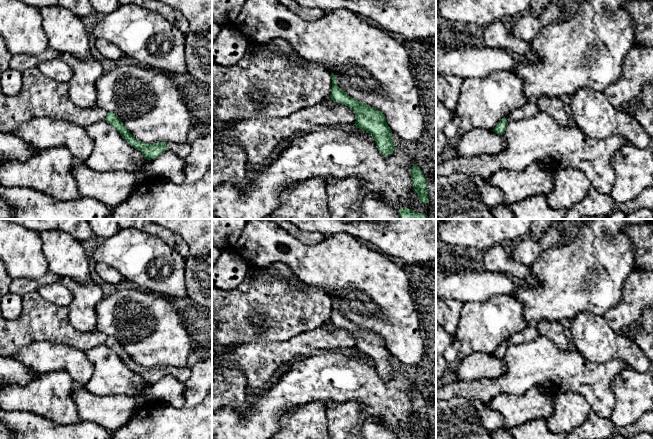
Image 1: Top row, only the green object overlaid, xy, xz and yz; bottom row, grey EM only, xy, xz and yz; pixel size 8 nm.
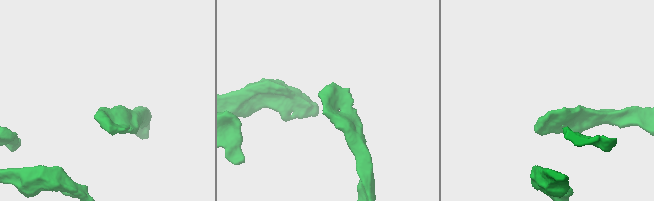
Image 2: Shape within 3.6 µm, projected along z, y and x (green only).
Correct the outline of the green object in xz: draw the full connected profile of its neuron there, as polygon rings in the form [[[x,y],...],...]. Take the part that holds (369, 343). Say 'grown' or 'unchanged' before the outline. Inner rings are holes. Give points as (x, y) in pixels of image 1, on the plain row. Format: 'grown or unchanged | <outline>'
unchanged | [[[331,297],[332,313],[330,322],[350,331],[356,341],[355,350],[368,356],[374,362],[378,374],[385,380],[390,380],[396,370],[391,362],[392,354],[386,346],[386,342],[379,334],[369,330],[364,326],[359,326],[350,321],[337,310],[337,301]]]

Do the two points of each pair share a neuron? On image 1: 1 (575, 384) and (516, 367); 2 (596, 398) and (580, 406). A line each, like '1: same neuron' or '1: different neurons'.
1: same neuron
2: different neurons

